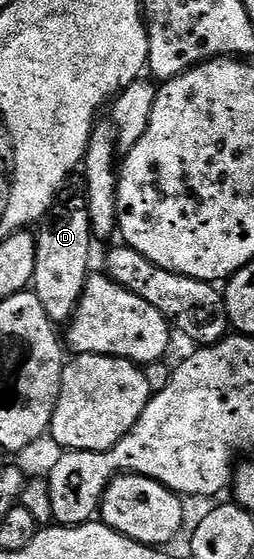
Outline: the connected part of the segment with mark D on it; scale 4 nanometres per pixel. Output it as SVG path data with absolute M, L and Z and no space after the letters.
M75 179L68 180L51 206L51 212L38 222L35 233L35 270L31 285L41 299L41 307L45 307L45 315L56 323L70 322L76 306L83 294L83 288L89 276L87 264L91 261L91 220L87 210L87 191Z

